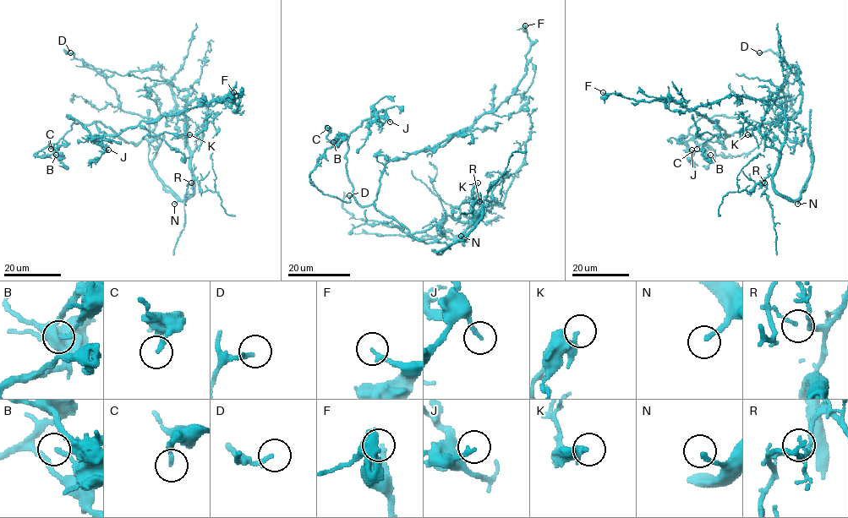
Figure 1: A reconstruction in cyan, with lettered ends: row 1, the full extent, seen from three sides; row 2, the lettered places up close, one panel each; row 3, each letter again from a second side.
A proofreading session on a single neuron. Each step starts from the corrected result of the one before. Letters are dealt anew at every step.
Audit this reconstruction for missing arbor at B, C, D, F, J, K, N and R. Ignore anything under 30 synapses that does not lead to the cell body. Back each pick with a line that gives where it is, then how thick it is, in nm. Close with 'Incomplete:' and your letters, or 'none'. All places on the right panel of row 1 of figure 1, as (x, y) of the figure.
F: place (603, 92); calibre 190 nm
N: place (797, 204); calibre 200 nm
Incomplete: F, N

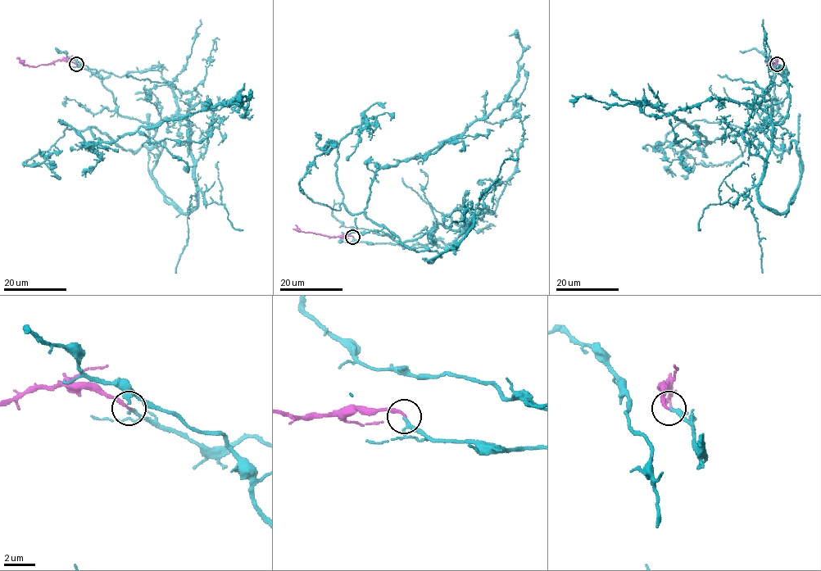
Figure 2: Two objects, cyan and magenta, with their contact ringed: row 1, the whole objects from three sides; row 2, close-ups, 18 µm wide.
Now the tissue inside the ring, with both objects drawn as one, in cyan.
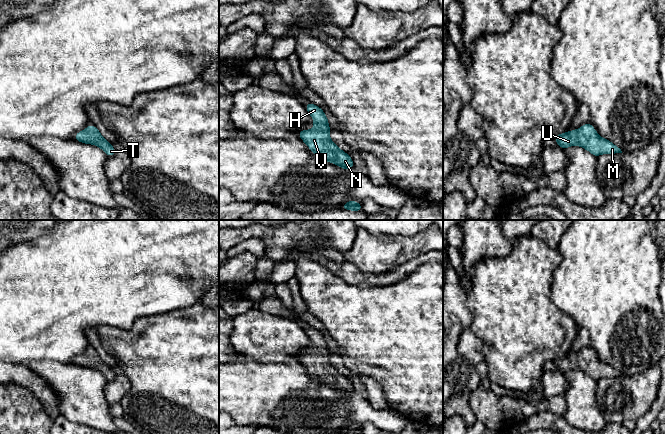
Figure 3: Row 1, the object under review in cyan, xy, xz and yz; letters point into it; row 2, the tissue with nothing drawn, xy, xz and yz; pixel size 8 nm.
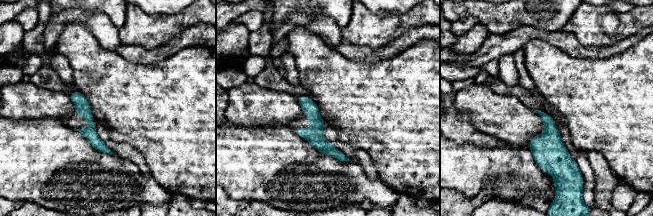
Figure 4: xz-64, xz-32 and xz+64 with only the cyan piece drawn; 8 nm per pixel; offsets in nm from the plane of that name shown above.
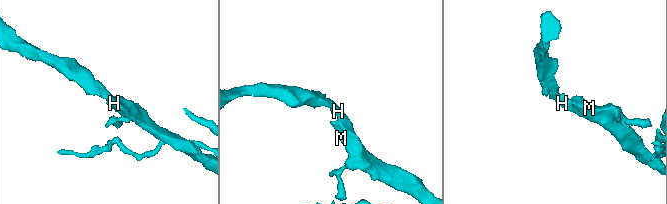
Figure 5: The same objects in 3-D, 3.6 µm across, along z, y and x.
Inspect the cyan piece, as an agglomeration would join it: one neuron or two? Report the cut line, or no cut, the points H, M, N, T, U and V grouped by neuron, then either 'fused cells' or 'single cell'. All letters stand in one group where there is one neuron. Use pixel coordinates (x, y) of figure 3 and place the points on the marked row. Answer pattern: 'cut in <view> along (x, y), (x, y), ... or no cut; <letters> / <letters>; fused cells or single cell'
no cut; H M N T U V; single cell

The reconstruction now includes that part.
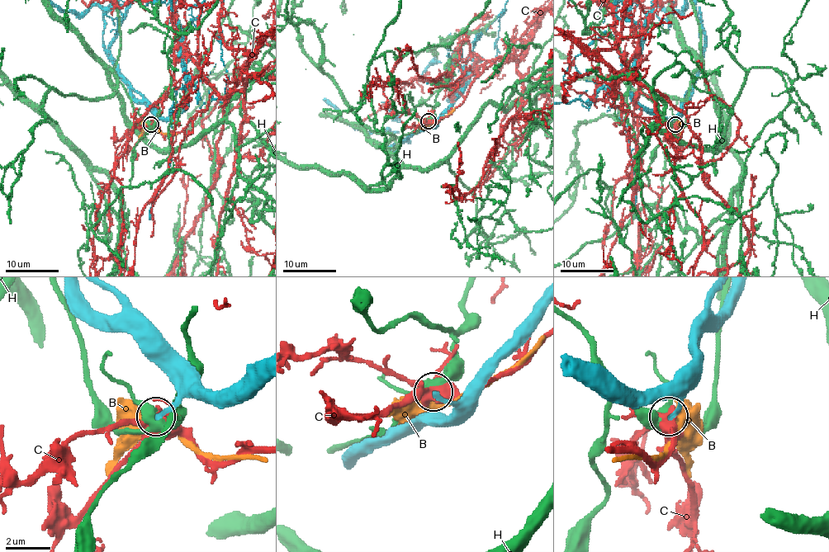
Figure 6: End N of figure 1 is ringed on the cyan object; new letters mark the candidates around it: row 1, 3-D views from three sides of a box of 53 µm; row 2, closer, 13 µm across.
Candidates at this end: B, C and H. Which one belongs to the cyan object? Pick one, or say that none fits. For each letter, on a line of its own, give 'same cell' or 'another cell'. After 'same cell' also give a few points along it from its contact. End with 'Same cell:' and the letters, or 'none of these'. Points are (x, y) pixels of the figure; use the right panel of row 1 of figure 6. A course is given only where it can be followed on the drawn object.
B: another cell
C: another cell
H: another cell
Same cell: none of these

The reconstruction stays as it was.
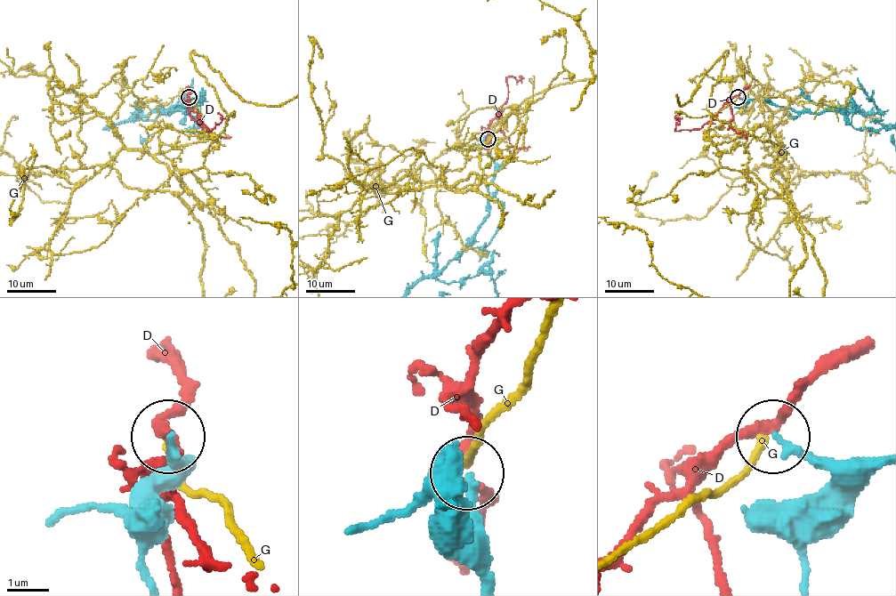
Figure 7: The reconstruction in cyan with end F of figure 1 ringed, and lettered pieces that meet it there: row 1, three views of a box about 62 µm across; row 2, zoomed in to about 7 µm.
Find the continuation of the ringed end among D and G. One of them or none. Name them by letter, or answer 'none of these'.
none of these

